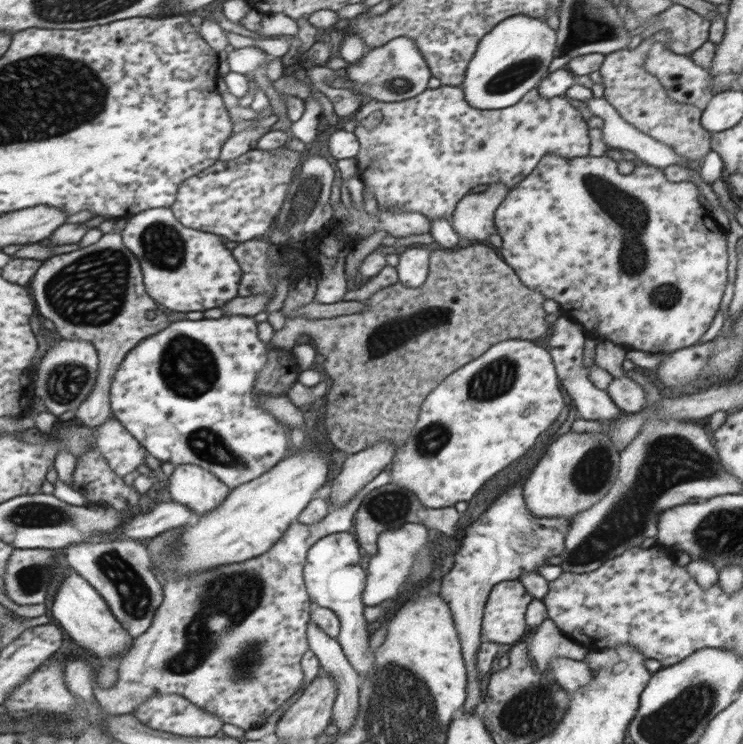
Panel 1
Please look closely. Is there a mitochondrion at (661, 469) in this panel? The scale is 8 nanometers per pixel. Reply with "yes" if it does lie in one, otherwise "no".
yes

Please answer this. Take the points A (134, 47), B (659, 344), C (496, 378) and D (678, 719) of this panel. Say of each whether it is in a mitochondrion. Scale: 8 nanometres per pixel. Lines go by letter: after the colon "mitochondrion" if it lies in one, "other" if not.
A: other
B: other
C: mitochondrion
D: mitochondrion

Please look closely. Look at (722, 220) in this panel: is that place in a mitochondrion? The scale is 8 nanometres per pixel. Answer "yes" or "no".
no

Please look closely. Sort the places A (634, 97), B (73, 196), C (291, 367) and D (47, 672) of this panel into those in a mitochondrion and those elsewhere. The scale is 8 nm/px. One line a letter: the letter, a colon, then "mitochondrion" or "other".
A: other
B: other
C: other
D: other

